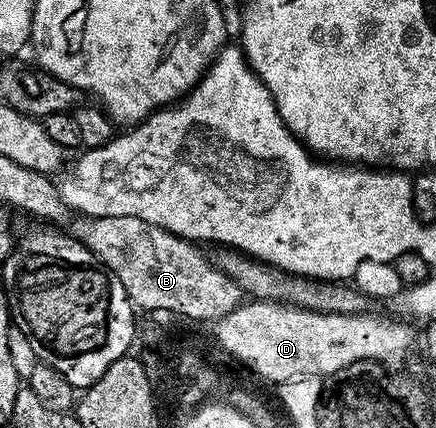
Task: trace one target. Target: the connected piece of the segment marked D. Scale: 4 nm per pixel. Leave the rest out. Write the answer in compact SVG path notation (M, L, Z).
M249 300L218 319L213 329L229 355L251 364L263 379L280 384L299 377L328 378L353 362L389 364L412 348L415 336L407 325L365 315L321 313L286 303Z

